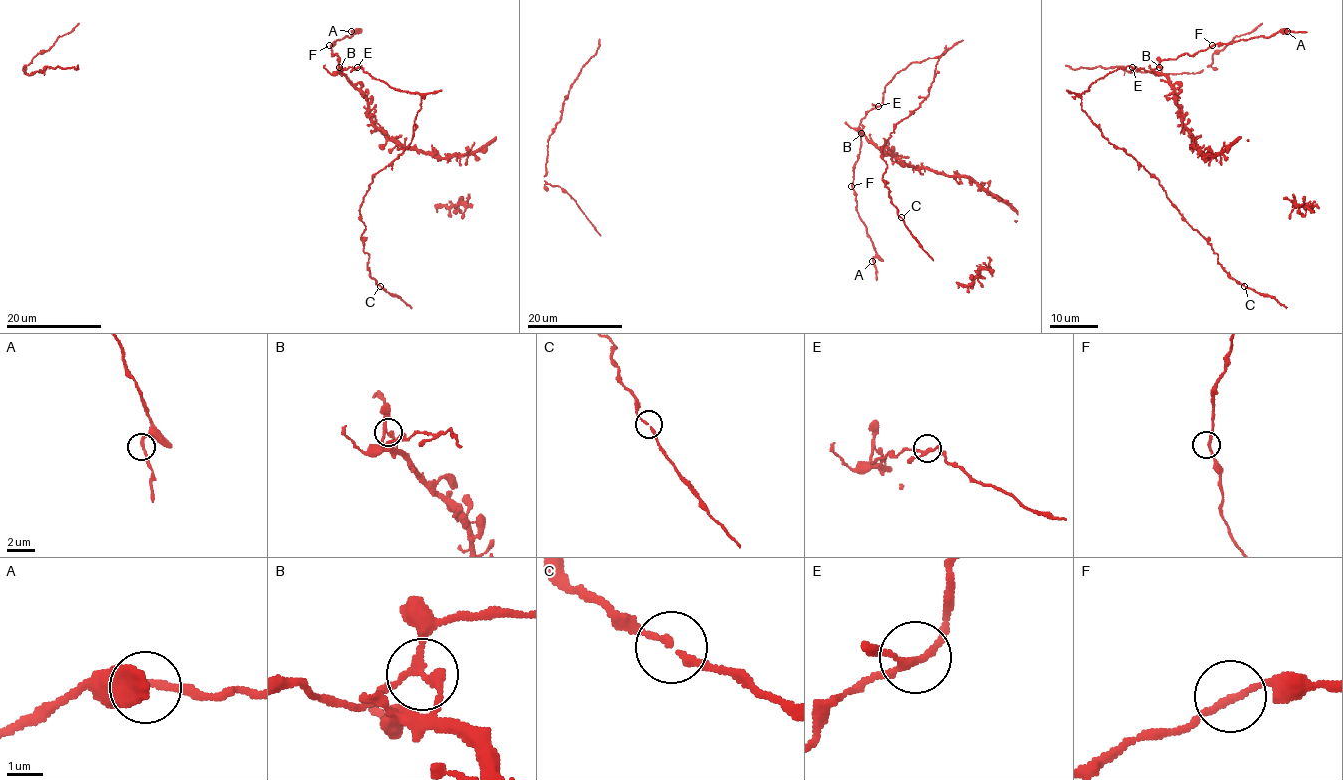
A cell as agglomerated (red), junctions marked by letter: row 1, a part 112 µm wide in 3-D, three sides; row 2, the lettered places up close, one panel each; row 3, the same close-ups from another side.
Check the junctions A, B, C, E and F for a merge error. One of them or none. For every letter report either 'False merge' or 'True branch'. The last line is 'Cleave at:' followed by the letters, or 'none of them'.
A: True branch
B: False merge
C: True branch
E: True branch
F: True branch
Cleave at: B

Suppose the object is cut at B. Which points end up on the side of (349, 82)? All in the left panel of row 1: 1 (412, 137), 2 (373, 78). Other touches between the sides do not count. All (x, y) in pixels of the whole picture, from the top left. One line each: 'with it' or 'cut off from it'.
1: cut off from it
2: cut off from it

